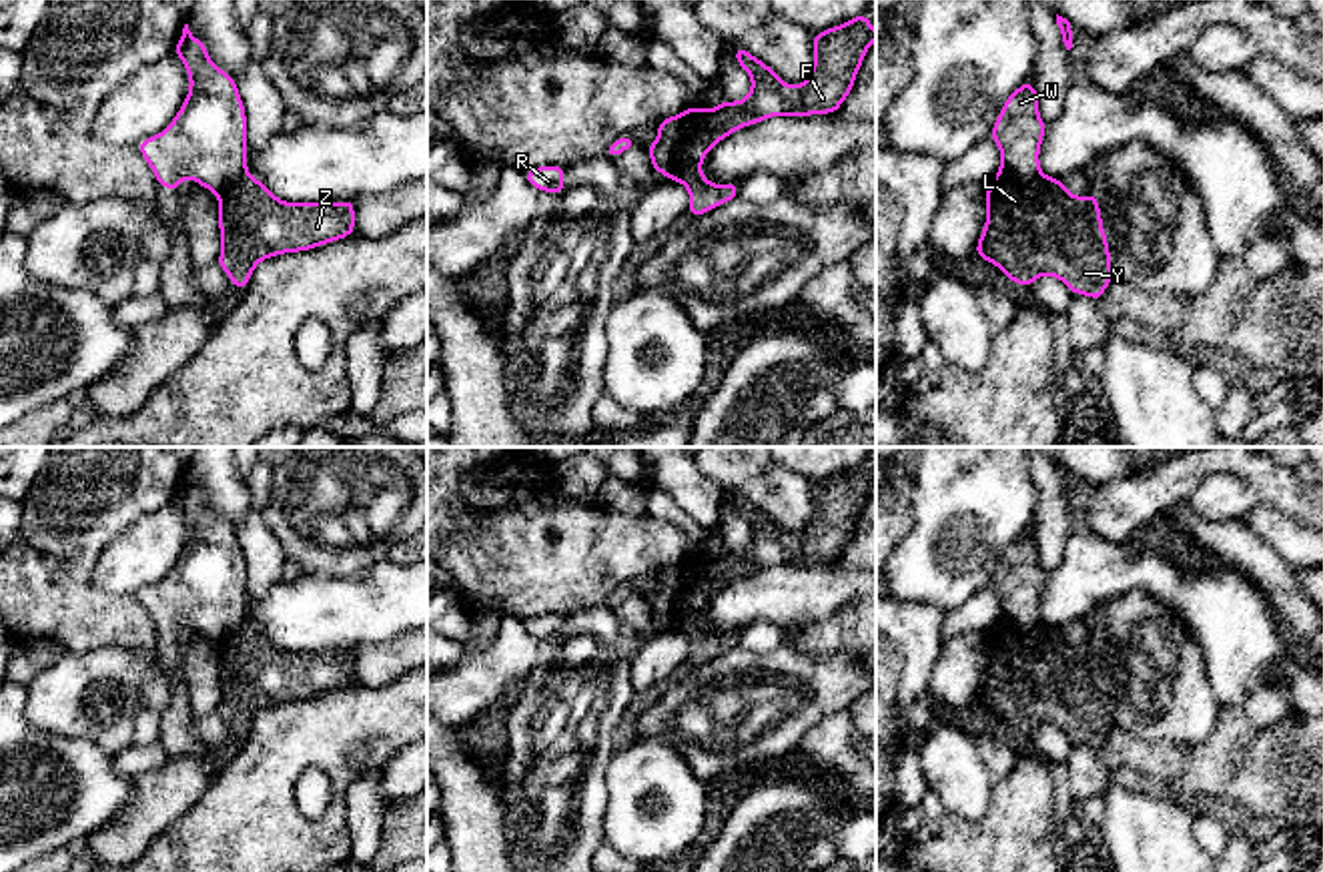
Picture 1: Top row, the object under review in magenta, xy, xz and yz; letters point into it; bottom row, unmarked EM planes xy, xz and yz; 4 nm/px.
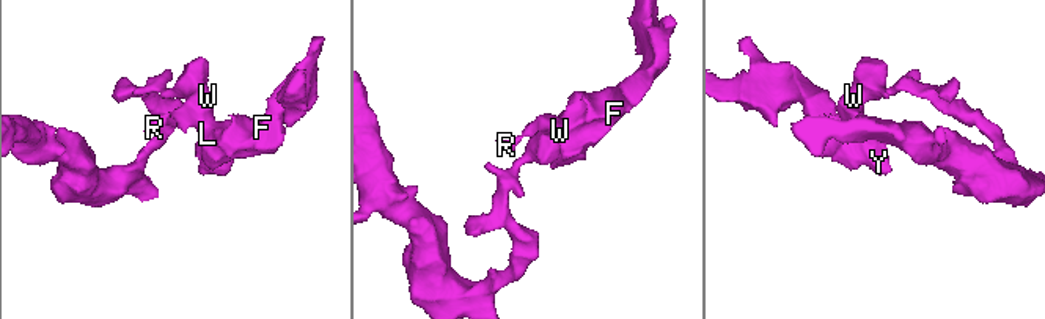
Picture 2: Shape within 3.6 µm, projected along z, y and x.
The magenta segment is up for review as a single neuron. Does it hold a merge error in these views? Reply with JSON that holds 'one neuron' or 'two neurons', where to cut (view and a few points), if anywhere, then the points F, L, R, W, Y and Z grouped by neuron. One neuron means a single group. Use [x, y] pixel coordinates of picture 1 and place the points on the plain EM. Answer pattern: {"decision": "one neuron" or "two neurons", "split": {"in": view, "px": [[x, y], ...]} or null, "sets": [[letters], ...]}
{"decision": "two neurons", "split": {"in": "xz", "px": [[682, 564], [682, 600], [670, 626]]}, "sets": [["F", "L", "Y", "Z"], ["R", "W"]]}

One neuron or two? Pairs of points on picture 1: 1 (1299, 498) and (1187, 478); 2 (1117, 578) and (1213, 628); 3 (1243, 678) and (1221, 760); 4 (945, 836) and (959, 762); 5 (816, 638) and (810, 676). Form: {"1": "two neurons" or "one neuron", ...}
{"1": "one neuron", "2": "one neuron", "3": "two neurons", "4": "two neurons", "5": "two neurons"}

